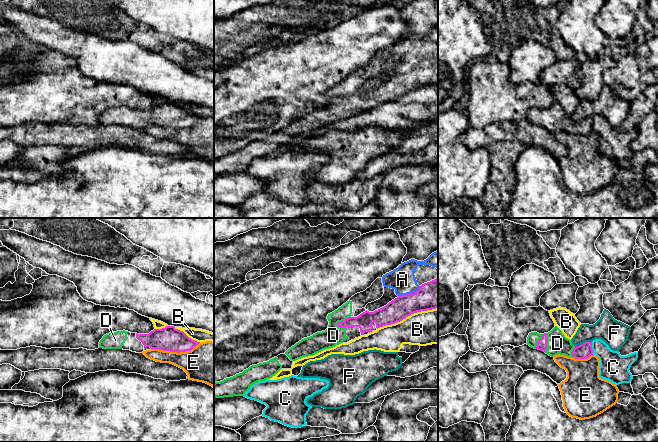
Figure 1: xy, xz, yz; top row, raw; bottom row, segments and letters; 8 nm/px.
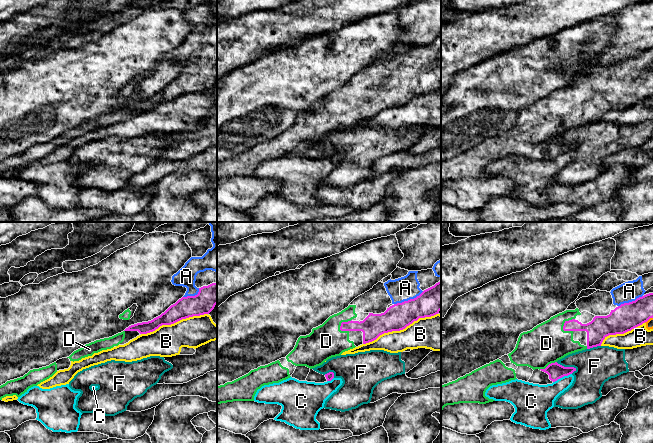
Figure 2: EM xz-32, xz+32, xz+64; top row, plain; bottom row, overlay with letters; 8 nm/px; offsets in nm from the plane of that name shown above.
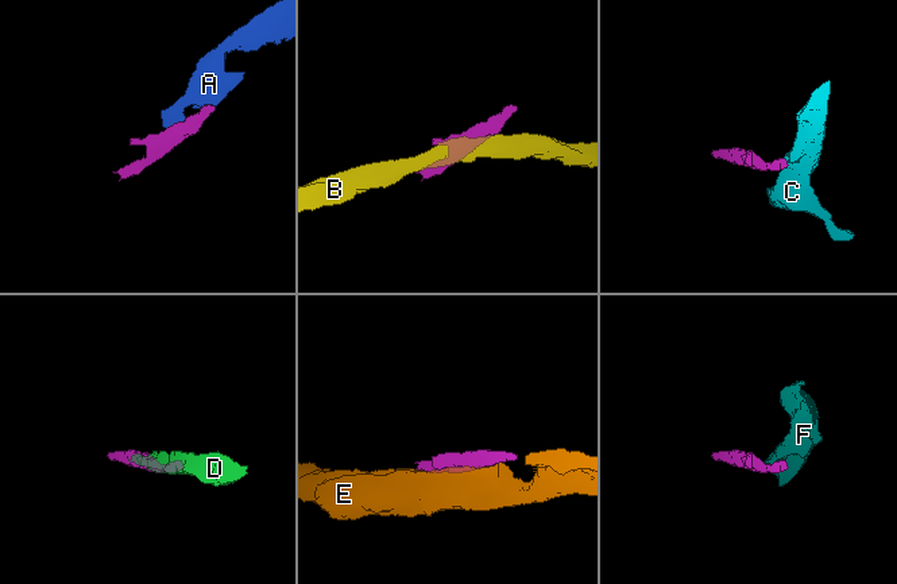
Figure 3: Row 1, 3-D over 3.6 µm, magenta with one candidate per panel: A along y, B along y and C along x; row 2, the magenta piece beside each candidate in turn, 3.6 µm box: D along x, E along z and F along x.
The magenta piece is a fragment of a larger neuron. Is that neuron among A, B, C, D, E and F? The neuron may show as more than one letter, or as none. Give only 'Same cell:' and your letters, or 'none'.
Same cell: A, D

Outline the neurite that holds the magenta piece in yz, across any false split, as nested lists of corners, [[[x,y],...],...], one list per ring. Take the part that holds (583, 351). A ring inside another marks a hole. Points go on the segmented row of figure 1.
[[[557,326],[548,333],[529,333],[527,345],[542,350],[551,357],[560,354],[575,359],[587,359],[593,355],[592,342],[585,342],[575,347]]]

